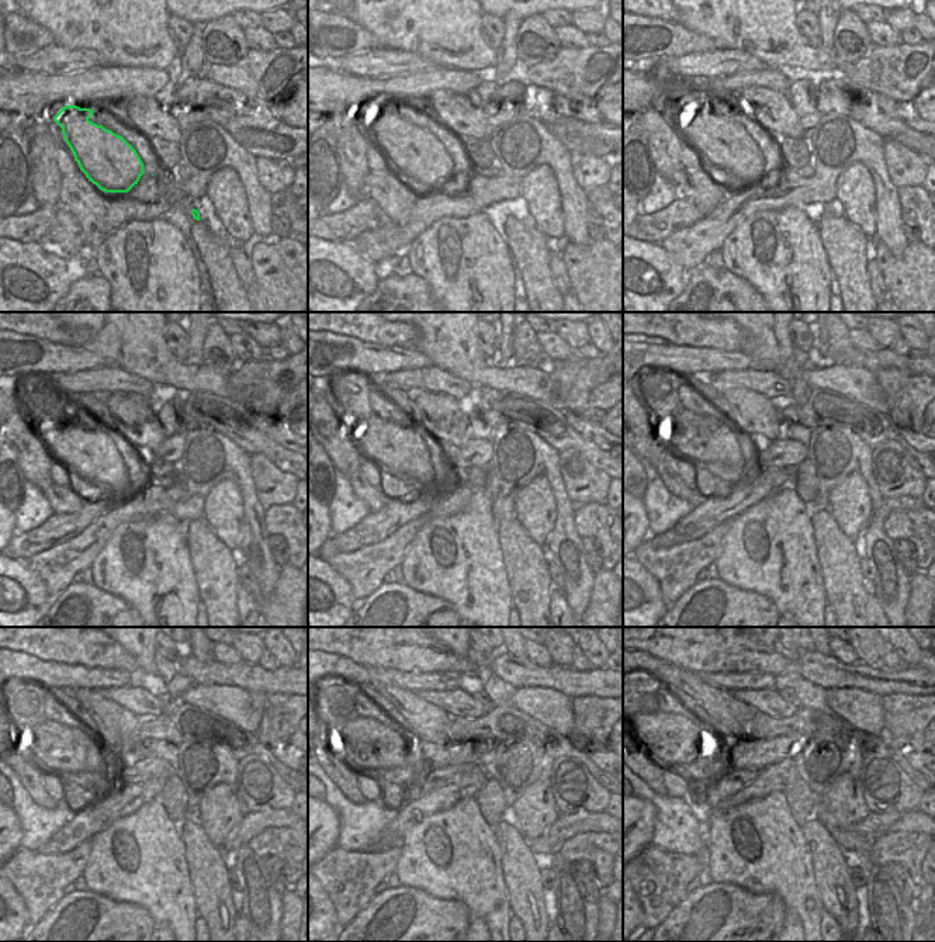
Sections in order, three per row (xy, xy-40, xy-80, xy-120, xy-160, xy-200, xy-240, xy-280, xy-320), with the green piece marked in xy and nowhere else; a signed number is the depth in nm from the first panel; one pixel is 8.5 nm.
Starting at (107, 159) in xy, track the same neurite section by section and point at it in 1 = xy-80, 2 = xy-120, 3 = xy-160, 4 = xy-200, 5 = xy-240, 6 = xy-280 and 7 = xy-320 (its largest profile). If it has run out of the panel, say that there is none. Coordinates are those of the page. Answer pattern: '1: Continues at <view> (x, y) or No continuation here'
1: Continues at xy-80 (726, 148)
2: Continues at xy-120 (89, 453)
3: Continues at xy-160 (392, 446)
4: Continues at xy-200 (698, 437)
5: Continues at xy-240 (59, 748)
6: Continues at xy-280 (369, 745)
7: Continues at xy-320 (681, 744).

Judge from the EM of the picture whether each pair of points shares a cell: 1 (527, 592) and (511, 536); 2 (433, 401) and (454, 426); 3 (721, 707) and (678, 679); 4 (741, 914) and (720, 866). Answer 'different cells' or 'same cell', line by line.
1: same cell
2: same cell
3: same cell
4: different cells

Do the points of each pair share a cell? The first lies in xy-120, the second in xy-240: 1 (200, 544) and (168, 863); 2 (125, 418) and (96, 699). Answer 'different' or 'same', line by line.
1: different
2: same

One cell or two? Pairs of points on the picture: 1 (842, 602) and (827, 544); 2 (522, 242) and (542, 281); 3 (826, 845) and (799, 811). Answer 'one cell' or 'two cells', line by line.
1: one cell
2: one cell
3: two cells

